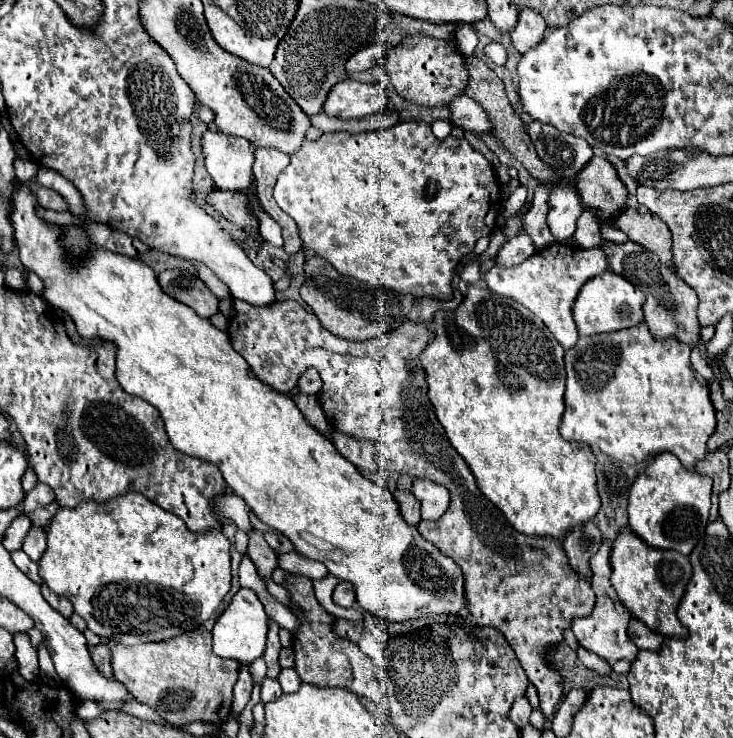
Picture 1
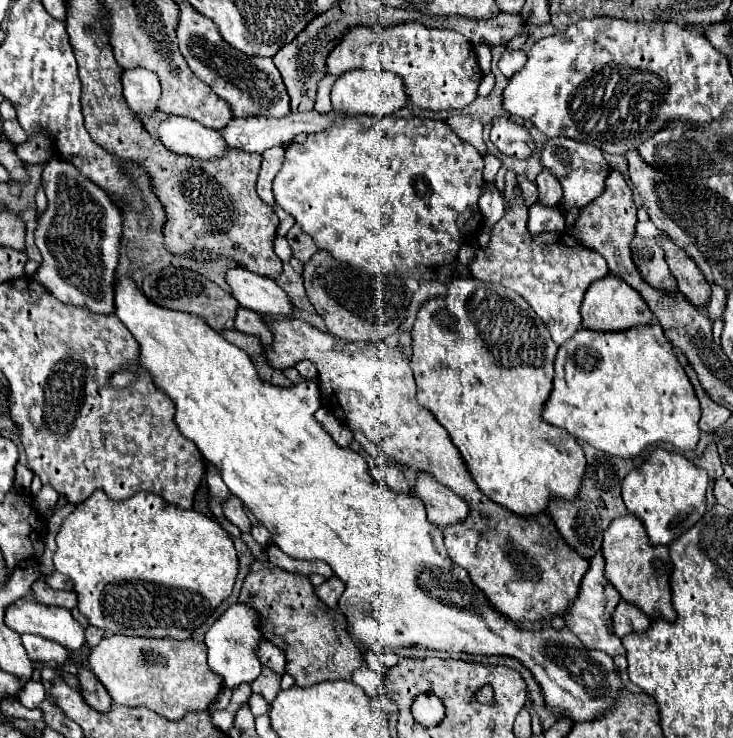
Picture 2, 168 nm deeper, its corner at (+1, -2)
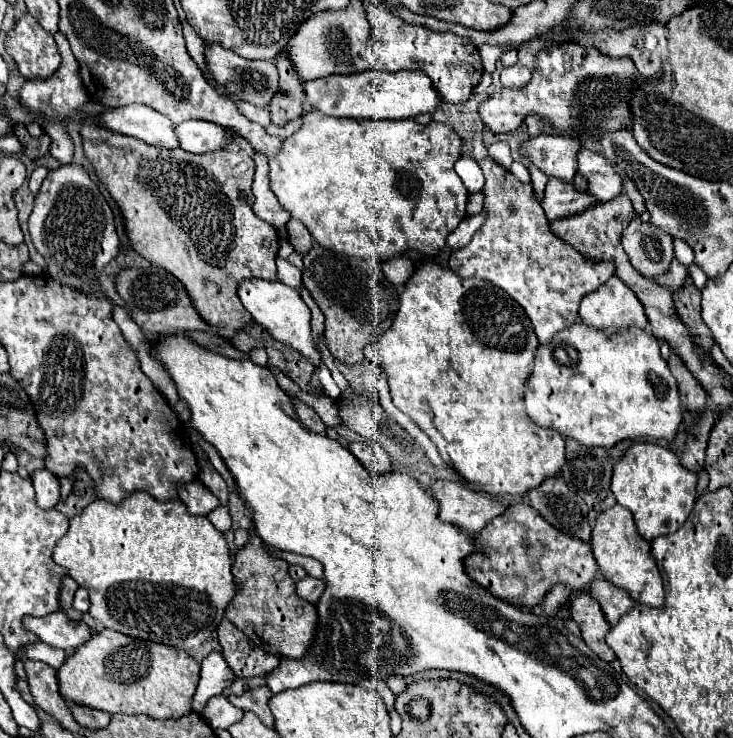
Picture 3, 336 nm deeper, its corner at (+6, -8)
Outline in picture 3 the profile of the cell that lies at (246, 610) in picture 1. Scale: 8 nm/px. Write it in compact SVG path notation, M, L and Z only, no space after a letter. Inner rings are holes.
M211 652L201 664L201 680L193 694L191 708L201 714L207 700L211 696L221 694L231 684L231 680L233 680L233 672L229 670L225 658L219 652Z

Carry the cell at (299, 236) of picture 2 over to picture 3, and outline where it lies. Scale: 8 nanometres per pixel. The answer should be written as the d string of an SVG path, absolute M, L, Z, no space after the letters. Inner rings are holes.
M291 218L287 222L287 230L289 230L289 238L291 238L291 246L301 252L301 254L307 254L311 250L311 244L313 244L313 238L309 234L309 230L305 228L303 222L299 222L297 218Z

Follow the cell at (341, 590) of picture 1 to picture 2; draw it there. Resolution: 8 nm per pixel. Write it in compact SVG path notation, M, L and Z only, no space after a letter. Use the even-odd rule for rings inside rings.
M330 578L330 580L326 580L322 586L314 588L314 592L316 592L316 596L318 596L328 608L336 608L336 606L338 606L338 598L342 596L344 588L346 588L344 582L340 582L338 578Z

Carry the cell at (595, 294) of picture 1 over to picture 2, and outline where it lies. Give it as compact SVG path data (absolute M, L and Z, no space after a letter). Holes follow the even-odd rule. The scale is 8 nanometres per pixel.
M612 274L596 280L588 288L580 312L582 312L582 328L598 330L598 332L616 332L616 330L626 330L638 324L652 322L652 312L648 304L642 300L642 296L634 288L630 288L622 278Z

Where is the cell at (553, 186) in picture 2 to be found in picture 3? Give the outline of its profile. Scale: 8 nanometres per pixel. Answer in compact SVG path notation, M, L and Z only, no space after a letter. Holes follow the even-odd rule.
M541 134L531 138L521 152L547 176L571 182L577 174L577 154L581 148L581 142L573 142L569 136Z

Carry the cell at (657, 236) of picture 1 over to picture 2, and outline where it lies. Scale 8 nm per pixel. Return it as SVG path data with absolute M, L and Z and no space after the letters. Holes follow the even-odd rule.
M658 236L658 244L662 244L666 262L678 282L680 292L688 298L690 304L694 304L698 308L706 308L706 304L710 300L710 286L706 284L698 266L690 260L690 256L686 256L686 252L682 252L668 238Z

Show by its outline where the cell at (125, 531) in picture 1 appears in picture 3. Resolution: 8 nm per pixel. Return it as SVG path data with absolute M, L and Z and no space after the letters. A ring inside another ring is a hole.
M143 490L133 492L129 498L123 498L121 502L113 504L113 502L105 502L105 500L95 500L91 502L87 508L83 508L81 514L71 518L71 526L67 530L67 534L57 540L55 548L53 548L53 562L67 568L69 576L83 588L87 588L89 598L91 598L91 608L89 614L99 620L105 628L129 634L133 638L141 638L141 640L151 640L151 642L159 642L159 644L167 644L167 646L175 646L177 650L189 650L189 648L199 648L209 634L221 624L223 616L225 616L225 608L229 606L229 602L233 600L233 596L237 594L237 582L231 574L231 552L227 546L227 540L223 536L223 532L219 532L205 516L193 516L189 514L187 506L181 500L167 500L161 502L157 498L153 498L151 494L145 494Z

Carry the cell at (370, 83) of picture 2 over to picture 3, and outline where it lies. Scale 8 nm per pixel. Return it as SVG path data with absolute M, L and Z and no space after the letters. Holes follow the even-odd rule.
M365 70L349 76L327 76L309 80L303 84L305 98L315 110L325 116L347 116L347 118L381 118L401 120L417 114L435 112L441 104L431 78L421 70L399 70L399 72L377 72Z

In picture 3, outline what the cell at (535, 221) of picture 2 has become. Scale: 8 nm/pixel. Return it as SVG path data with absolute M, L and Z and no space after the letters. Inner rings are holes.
M549 178L547 188L545 188L545 198L541 202L547 214L547 220L579 214L593 204L597 202L589 198L589 192L581 192L573 186L573 182L561 182L559 178Z

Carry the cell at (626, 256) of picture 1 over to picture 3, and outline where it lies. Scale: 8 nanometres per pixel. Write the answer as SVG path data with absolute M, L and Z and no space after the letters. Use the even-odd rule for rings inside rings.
M633 214L629 226L621 234L621 244L637 272L647 278L659 276L669 270L673 258L673 236L665 234L651 222L643 222Z

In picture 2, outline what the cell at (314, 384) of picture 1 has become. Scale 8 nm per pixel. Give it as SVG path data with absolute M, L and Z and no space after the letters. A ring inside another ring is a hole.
M302 360L300 364L296 364L296 370L300 372L300 376L304 378L304 380L314 380L316 378L316 368L314 368L314 364L312 362L308 362L308 360Z

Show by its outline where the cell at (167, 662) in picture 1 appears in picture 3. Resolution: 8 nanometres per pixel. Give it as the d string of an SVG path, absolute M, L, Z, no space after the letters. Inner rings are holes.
M101 630L67 656L57 670L59 692L67 704L79 704L107 714L147 714L167 720L191 712L191 698L199 682L199 664L183 650Z

